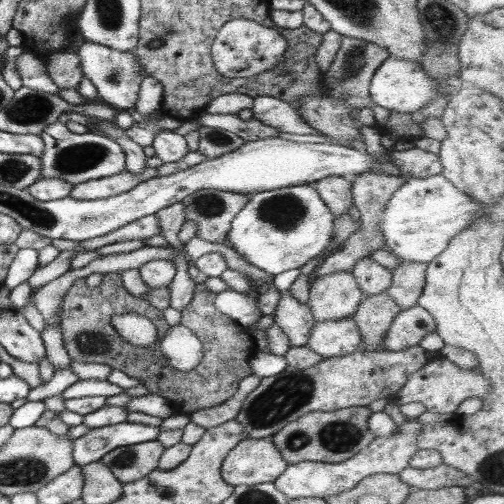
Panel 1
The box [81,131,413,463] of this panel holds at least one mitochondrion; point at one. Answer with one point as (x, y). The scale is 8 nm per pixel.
(292, 392)

